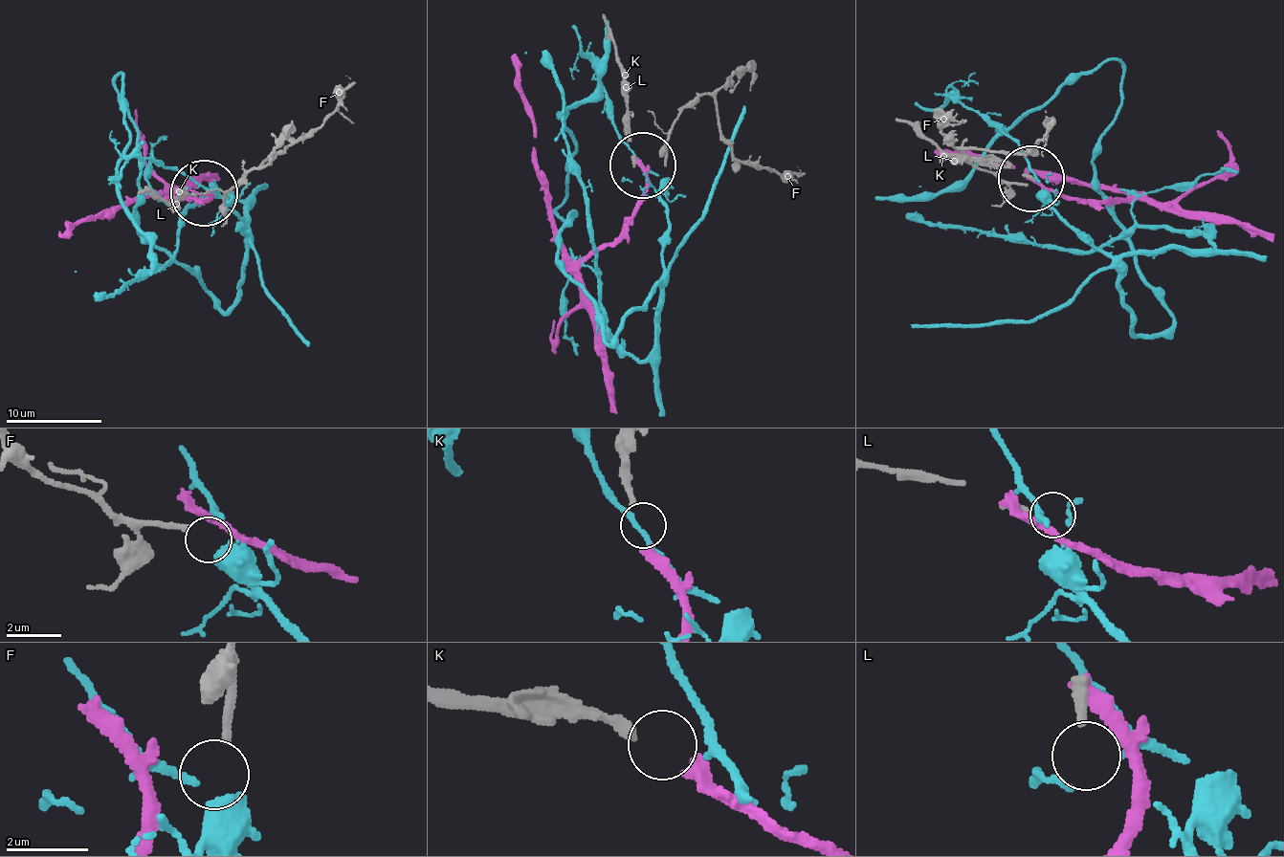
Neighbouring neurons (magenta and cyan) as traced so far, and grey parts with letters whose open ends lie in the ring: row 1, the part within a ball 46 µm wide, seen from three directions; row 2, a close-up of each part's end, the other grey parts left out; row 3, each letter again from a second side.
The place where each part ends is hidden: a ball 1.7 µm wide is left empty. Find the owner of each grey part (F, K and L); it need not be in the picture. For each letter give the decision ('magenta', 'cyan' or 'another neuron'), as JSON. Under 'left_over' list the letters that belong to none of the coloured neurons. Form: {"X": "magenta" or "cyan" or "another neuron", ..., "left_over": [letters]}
{"F": "cyan", "K": "magenta", "L": "another neuron", "left_over": ["L"]}

